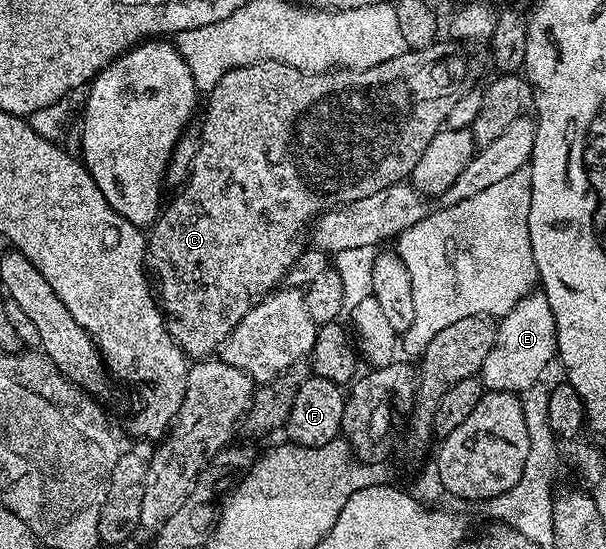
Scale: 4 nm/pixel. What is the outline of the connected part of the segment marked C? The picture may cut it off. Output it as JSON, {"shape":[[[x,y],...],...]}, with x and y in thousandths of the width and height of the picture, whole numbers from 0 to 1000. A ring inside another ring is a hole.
{"shape":[[[718,75],[691,93],[672,89],[663,98],[647,104],[647,111],[634,111],[599,129],[553,126],[512,137],[507,129],[479,122],[462,111],[429,111],[422,118],[383,126],[370,133],[370,140],[363,140],[360,153],[343,169],[342,180],[347,182],[340,188],[340,213],[333,220],[333,255],[325,255],[320,295],[304,333],[307,342],[281,372],[276,368],[266,379],[261,397],[246,415],[241,437],[244,486],[251,501],[254,492],[254,501],[261,506],[259,528],[264,532],[264,557],[271,568],[274,597],[292,632],[315,656],[325,658],[351,648],[380,612],[383,599],[396,592],[403,570],[417,563],[427,545],[439,543],[470,510],[472,495],[502,455],[498,419],[505,412],[507,419],[526,392],[581,366],[614,359],[614,352],[627,352],[627,344],[645,341],[650,333],[675,328],[693,286],[700,286],[700,271],[706,271],[713,250],[719,250],[719,242],[738,230],[736,217],[751,197],[752,186],[797,149],[792,102],[767,93],[762,87],[767,84],[761,77],[729,77]]]}

